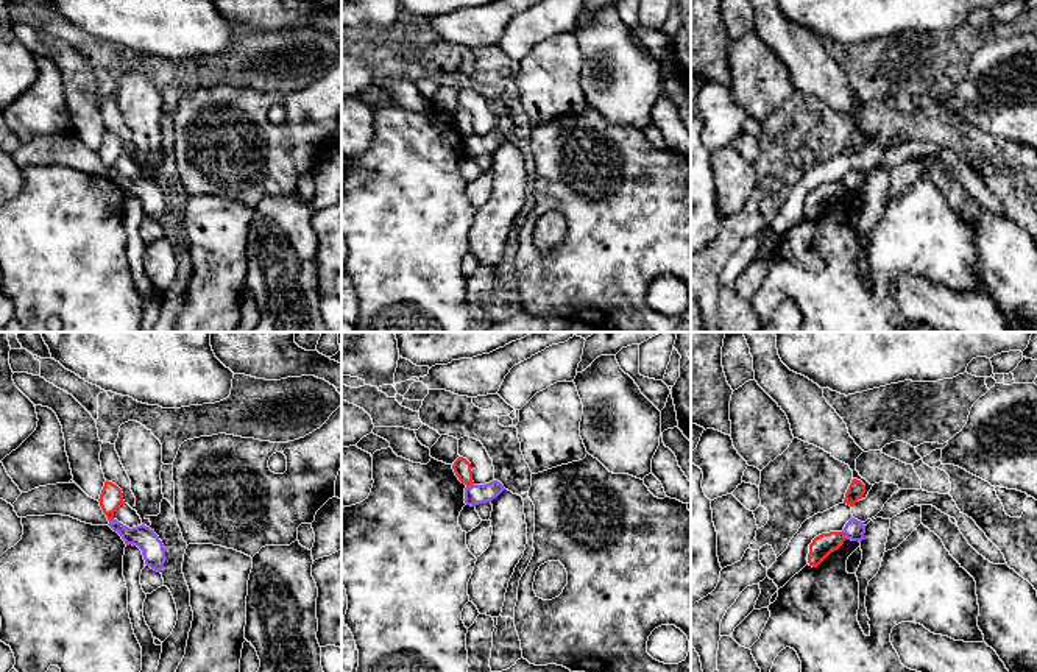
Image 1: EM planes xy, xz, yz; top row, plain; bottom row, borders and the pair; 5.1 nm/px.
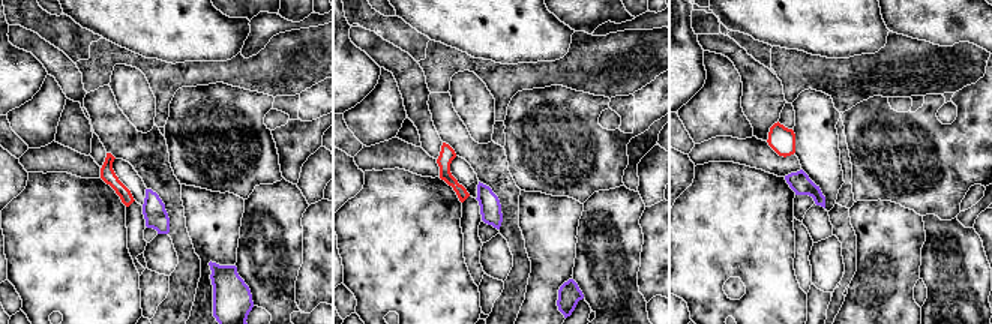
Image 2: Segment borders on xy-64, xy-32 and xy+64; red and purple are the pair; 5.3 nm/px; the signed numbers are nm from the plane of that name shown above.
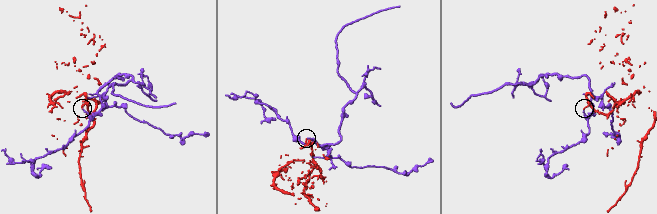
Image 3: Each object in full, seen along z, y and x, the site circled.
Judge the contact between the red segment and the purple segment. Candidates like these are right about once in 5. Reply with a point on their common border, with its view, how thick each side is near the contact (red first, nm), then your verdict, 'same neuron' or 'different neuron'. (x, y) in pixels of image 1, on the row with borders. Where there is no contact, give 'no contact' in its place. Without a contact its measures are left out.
yz (844, 535) | 110/100 nm | different neuron

